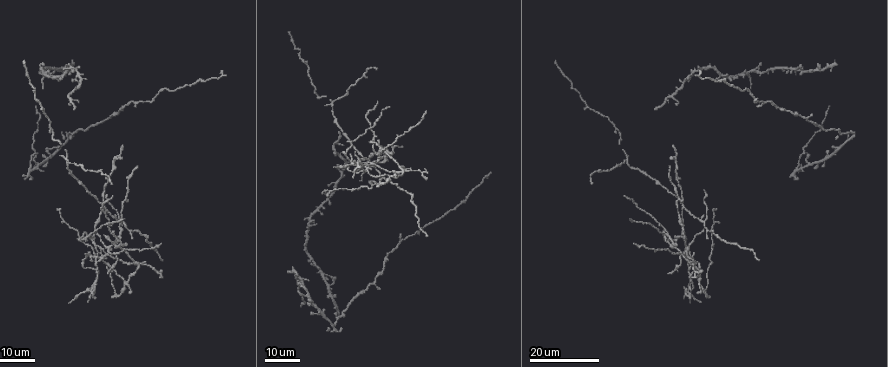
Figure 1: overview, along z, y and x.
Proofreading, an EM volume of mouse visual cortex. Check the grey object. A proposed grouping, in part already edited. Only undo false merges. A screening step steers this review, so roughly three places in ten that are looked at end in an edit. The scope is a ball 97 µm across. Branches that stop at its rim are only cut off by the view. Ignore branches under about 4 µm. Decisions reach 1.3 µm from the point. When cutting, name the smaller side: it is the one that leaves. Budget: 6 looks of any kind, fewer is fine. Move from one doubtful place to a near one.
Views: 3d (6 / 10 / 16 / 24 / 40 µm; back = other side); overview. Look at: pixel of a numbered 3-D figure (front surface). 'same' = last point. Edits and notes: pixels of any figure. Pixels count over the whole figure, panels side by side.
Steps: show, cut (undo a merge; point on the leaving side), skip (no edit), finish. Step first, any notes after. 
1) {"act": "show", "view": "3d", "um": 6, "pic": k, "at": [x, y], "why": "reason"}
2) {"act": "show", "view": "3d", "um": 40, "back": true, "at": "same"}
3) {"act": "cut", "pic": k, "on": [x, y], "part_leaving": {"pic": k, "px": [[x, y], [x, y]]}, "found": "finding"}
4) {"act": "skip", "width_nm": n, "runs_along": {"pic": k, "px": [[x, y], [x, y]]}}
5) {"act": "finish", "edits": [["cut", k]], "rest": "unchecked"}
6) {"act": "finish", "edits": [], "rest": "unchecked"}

{"act": "show", "view": "3d", "um": 16, "pic": 1, "at": [750, 72], "why": "two arms in line, one across"}

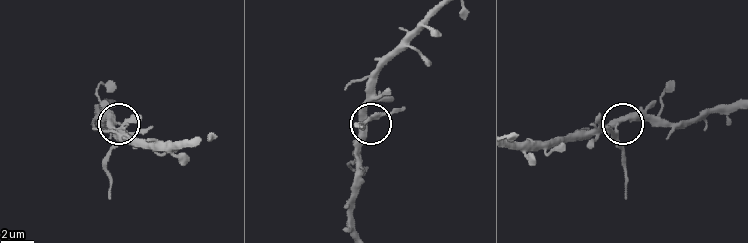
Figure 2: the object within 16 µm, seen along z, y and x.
{"act": "show", "view": "3d", "um": 6, "pic": 2, "at": [113, 120]}

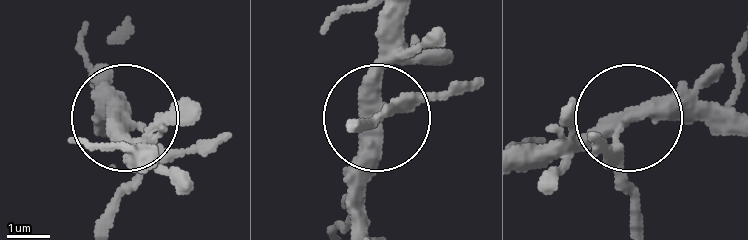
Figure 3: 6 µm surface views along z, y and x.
{"act": "cut", "pic": 3, "on": [134, 188], "arms": 3, "found": "two cells meet here"}

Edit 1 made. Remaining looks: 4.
{"act": "show", "view": "3d", "um": 24, "pic": 1, "at": [331, 295], "why": "looks like a crossing"}

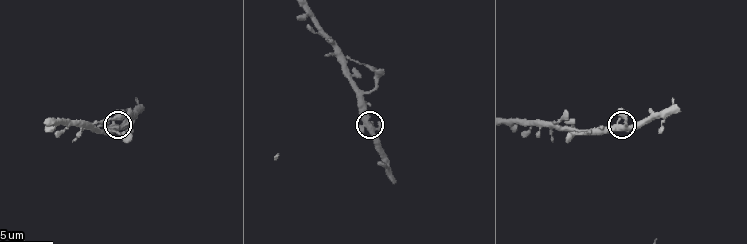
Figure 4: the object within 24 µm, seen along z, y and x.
{"act": "show", "view": "3d", "um": 10, "pic": 4, "at": [363, 129]}

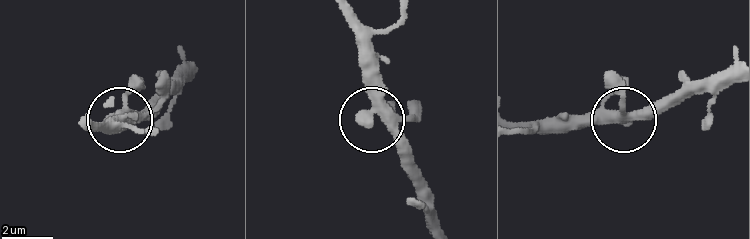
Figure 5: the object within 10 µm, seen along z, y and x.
{"act": "skip", "width_nm": 420, "found": "one cell here"}

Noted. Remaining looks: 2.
{"act": "show", "view": "3d", "um": 16, "pic": 1, "at": [703, 223], "why": "three arms meet"}

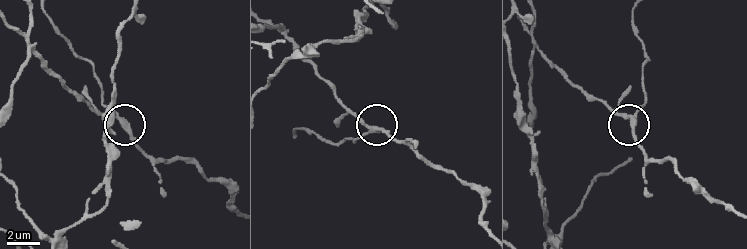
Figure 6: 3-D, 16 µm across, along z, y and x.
{"act": "show", "view": "3d", "um": 6, "pic": 6, "at": [373, 128], "why": "zoom in"}

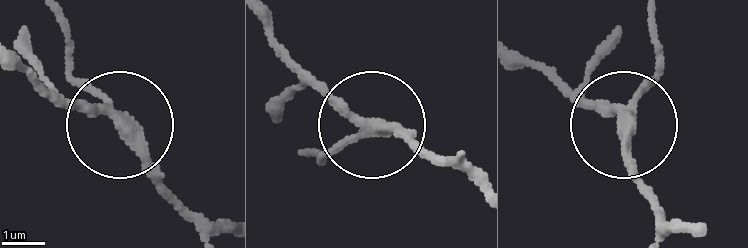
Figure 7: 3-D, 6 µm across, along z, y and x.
{"act": "cut", "pic": 7, "on": [67, 73], "side_arm_um": 12, "part_leaving": {"pic": 7, "px": [[107, 105], [64, 22]]}, "found": "a second cell is stuck on"}

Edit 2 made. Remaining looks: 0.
{"act": "finish", "edits": [["cut", 3], ["cut", 7]], "rest": "unchecked"}

